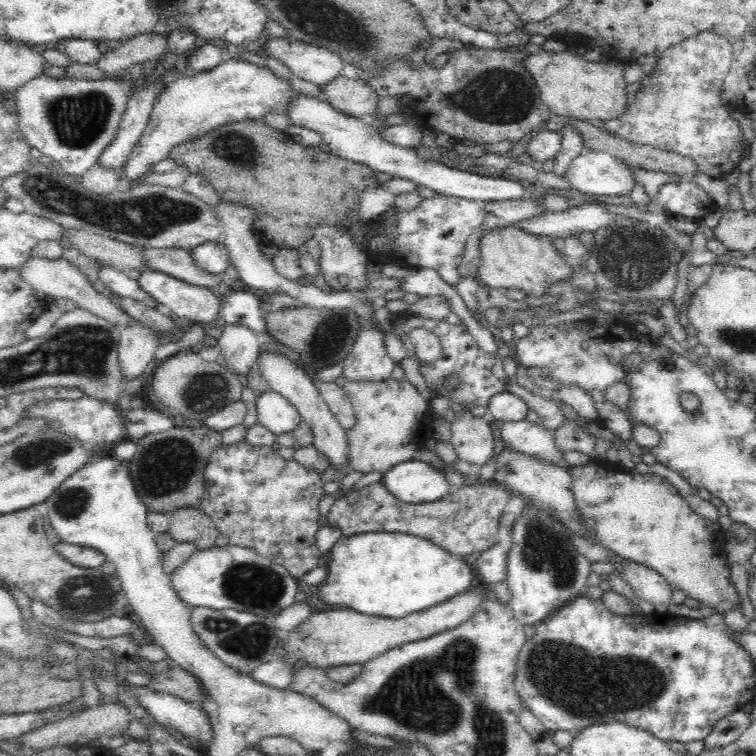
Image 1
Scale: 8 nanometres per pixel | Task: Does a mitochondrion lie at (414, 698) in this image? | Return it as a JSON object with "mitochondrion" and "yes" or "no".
{"mitochondrion":"yes"}

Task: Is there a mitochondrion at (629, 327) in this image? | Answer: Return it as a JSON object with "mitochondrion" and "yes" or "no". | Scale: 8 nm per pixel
{"mitochondrion":"no"}

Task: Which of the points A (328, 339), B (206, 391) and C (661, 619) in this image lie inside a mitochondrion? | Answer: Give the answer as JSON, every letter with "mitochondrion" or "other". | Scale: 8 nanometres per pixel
{"A":"mitochondrion","B":"mitochondrion","C":"other"}

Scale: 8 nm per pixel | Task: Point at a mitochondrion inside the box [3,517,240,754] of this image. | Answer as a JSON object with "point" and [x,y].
{"point":[85,594]}

